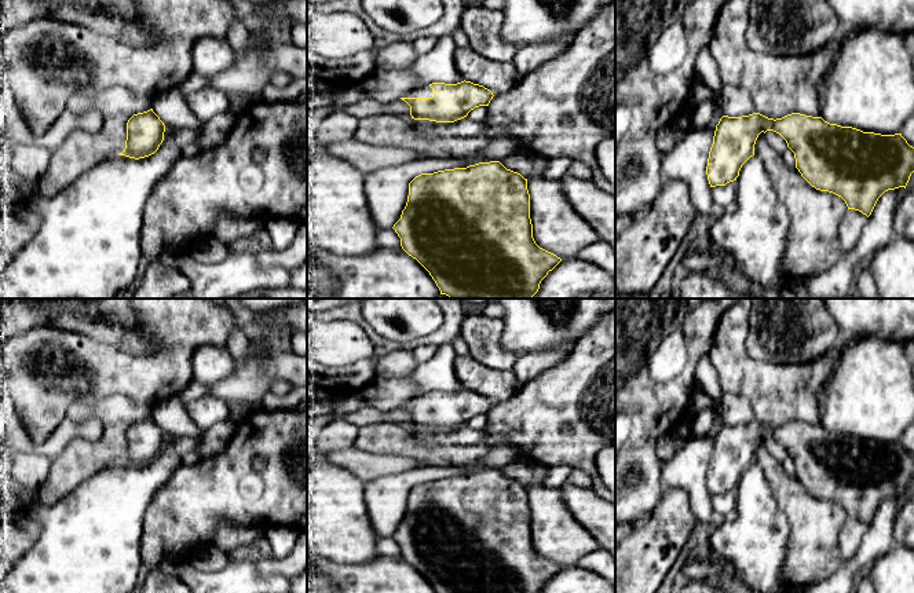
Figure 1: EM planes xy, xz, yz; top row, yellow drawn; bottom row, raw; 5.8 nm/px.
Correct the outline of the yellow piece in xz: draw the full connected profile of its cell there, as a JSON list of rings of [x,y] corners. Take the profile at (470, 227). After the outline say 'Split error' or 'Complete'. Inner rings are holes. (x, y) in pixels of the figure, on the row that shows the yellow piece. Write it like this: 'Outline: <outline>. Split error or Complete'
Outline: [[[500,161],[479,162],[467,168],[445,169],[416,176],[409,183],[407,202],[401,219],[392,228],[401,238],[402,249],[429,272],[440,294],[446,294],[450,299],[531,299],[538,292],[541,281],[562,261],[556,255],[540,248],[533,238],[527,179],[518,172],[507,169]]]. Complete

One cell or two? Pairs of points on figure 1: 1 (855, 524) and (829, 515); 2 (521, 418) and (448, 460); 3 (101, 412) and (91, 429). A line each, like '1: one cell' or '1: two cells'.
1: two cells
2: one cell
3: two cells

